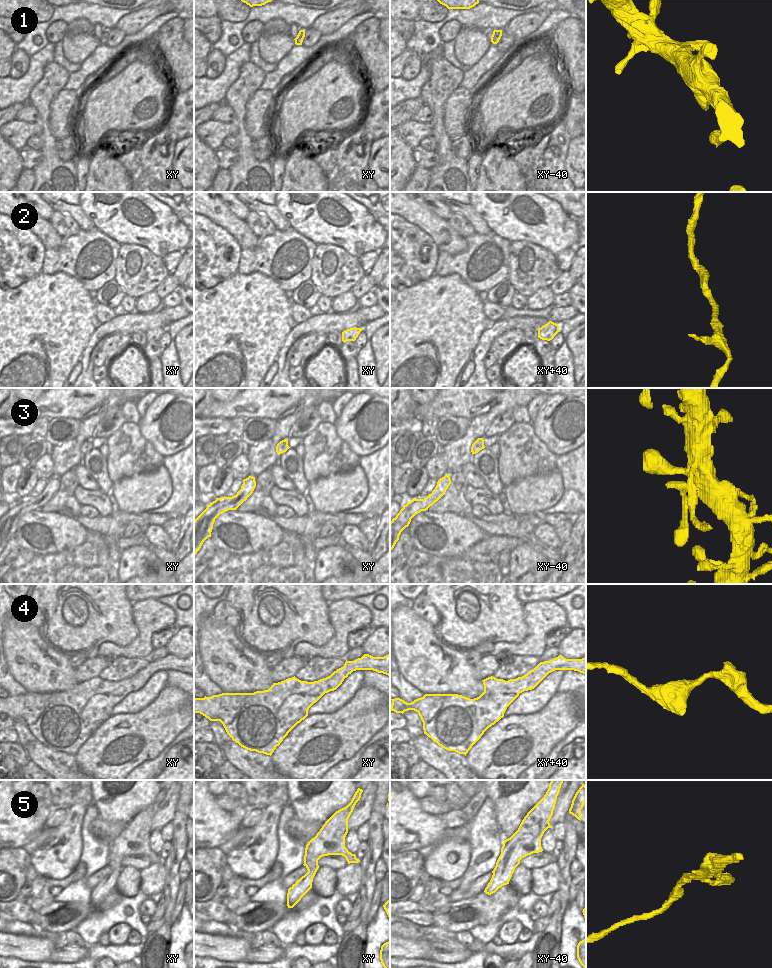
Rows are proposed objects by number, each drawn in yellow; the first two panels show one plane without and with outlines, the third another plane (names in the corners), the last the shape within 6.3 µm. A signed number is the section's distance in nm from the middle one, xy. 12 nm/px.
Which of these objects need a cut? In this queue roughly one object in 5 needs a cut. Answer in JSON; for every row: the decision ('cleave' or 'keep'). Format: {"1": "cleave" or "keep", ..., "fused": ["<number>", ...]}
{"1": "keep", "2": "keep", "3": "keep", "4": "keep", "5": "keep", "fused": []}

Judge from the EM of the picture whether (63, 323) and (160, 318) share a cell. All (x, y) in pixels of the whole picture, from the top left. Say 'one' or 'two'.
two

